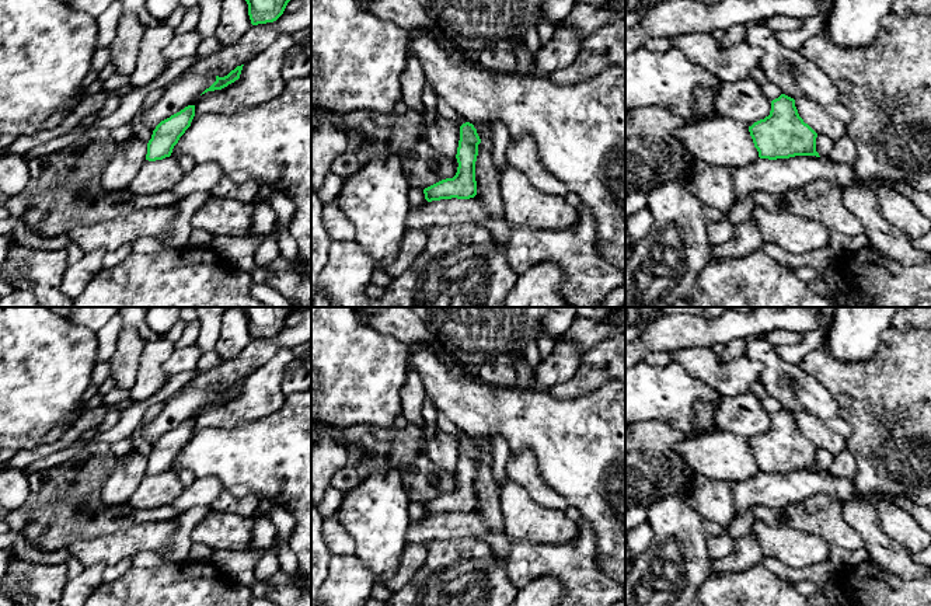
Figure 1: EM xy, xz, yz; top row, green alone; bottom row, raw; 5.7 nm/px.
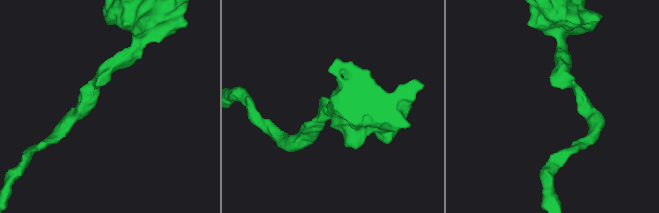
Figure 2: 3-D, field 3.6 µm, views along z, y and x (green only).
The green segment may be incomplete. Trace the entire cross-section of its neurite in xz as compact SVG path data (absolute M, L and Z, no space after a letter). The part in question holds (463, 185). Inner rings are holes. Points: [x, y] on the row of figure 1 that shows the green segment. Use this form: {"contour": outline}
{"contour": "M473 123L460 126L460 140L457 147L457 173L453 178L442 180L423 189L428 202L440 199L470 199L477 195L475 161L481 139Z"}

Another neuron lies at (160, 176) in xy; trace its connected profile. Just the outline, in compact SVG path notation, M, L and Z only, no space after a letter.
M178 159L146 160L128 189L133 194L158 194L171 191L184 177Z

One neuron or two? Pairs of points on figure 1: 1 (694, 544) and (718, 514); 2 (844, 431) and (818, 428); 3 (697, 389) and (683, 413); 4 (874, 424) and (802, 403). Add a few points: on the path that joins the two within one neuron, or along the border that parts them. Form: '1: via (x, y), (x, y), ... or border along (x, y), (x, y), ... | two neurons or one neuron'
1: border along (690, 488), (687, 501), (703, 519) | two neurons
2: border along (823, 421), (844, 439) | two neurons
3: via (691, 394), (683, 403), (683, 407) | one neuron
4: border along (823, 386), (836, 400), (840, 415) | two neurons

